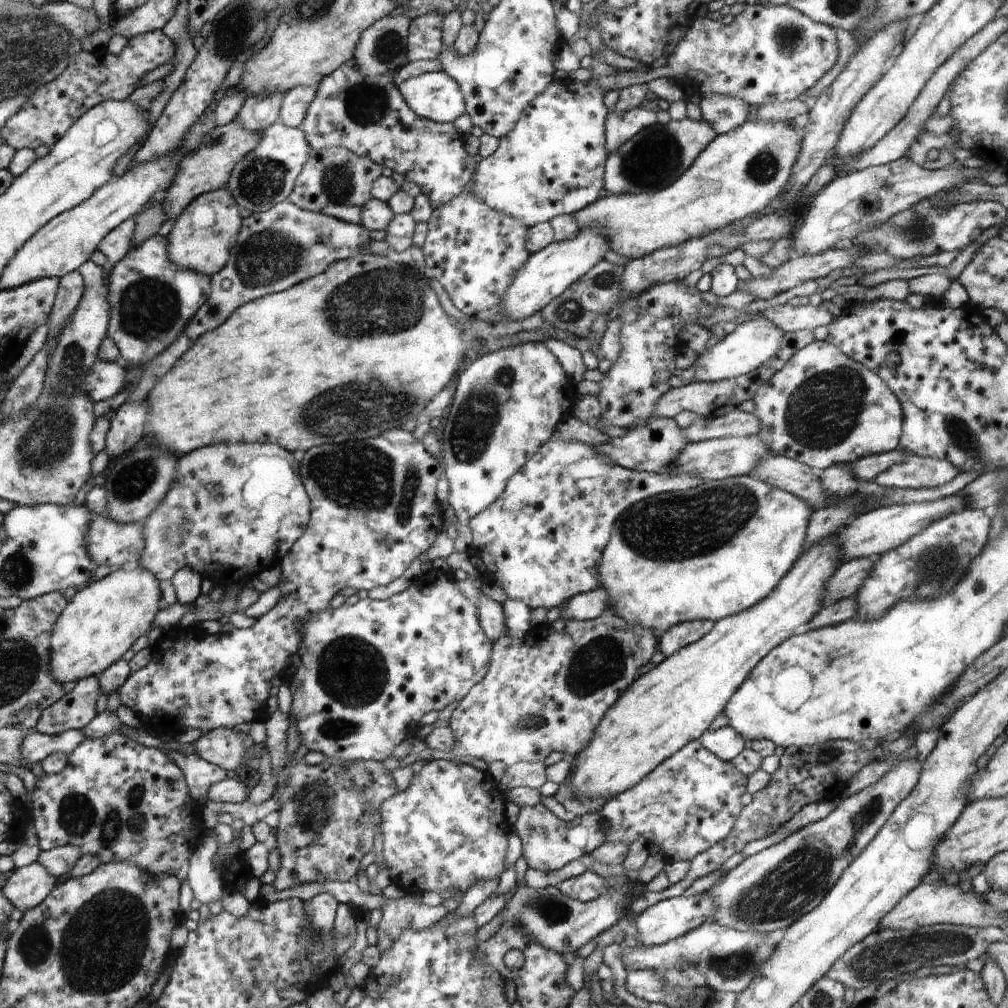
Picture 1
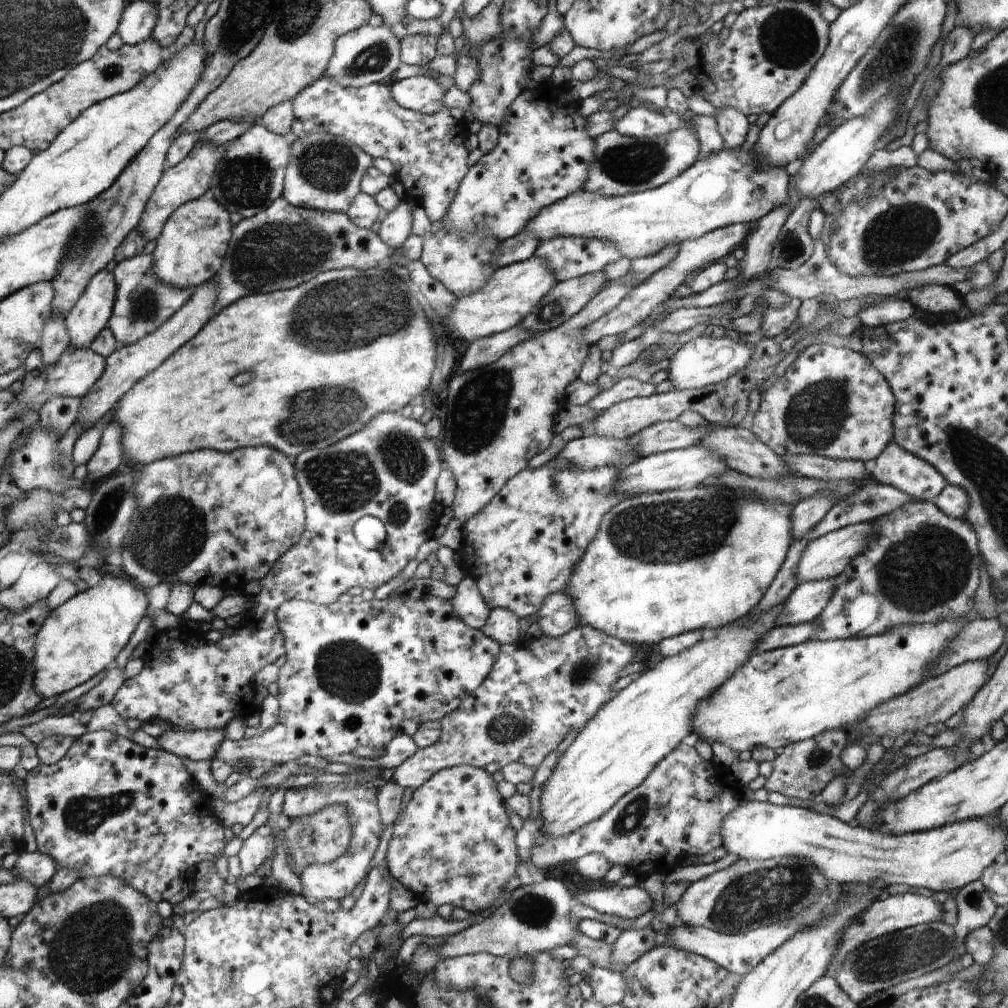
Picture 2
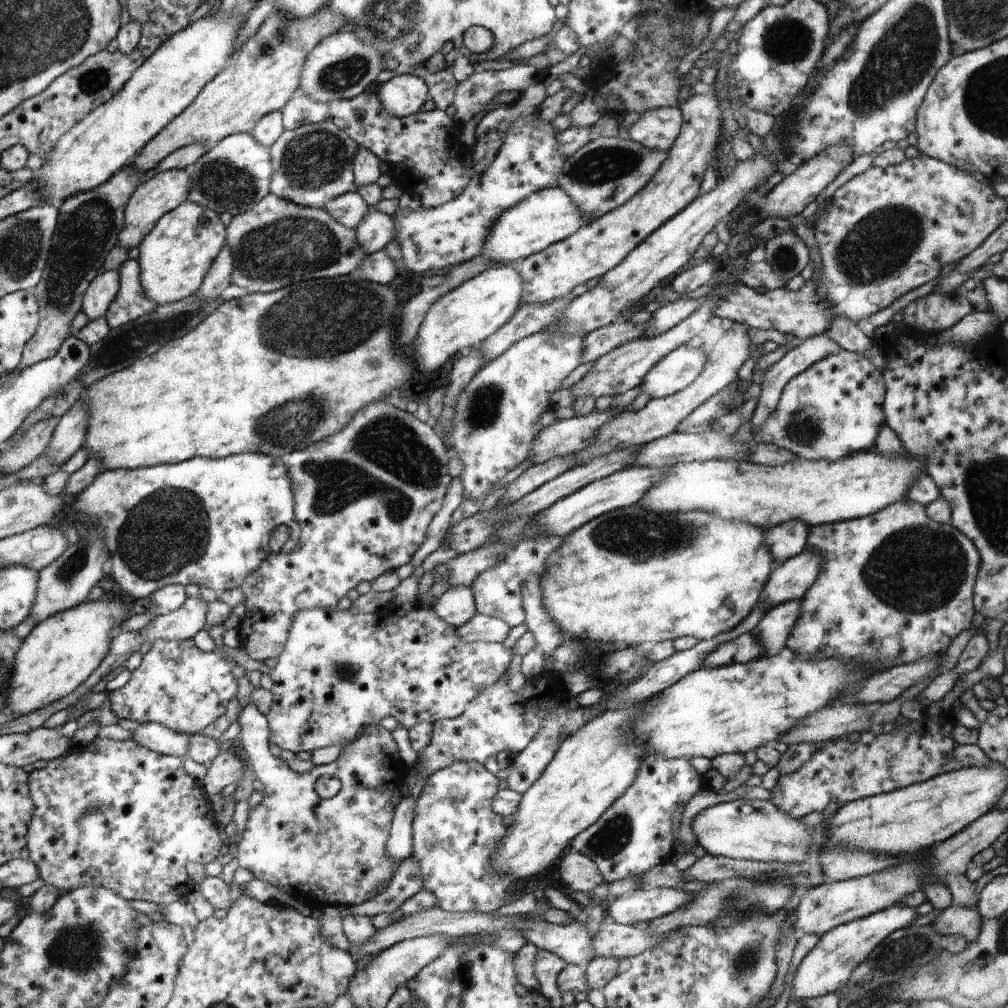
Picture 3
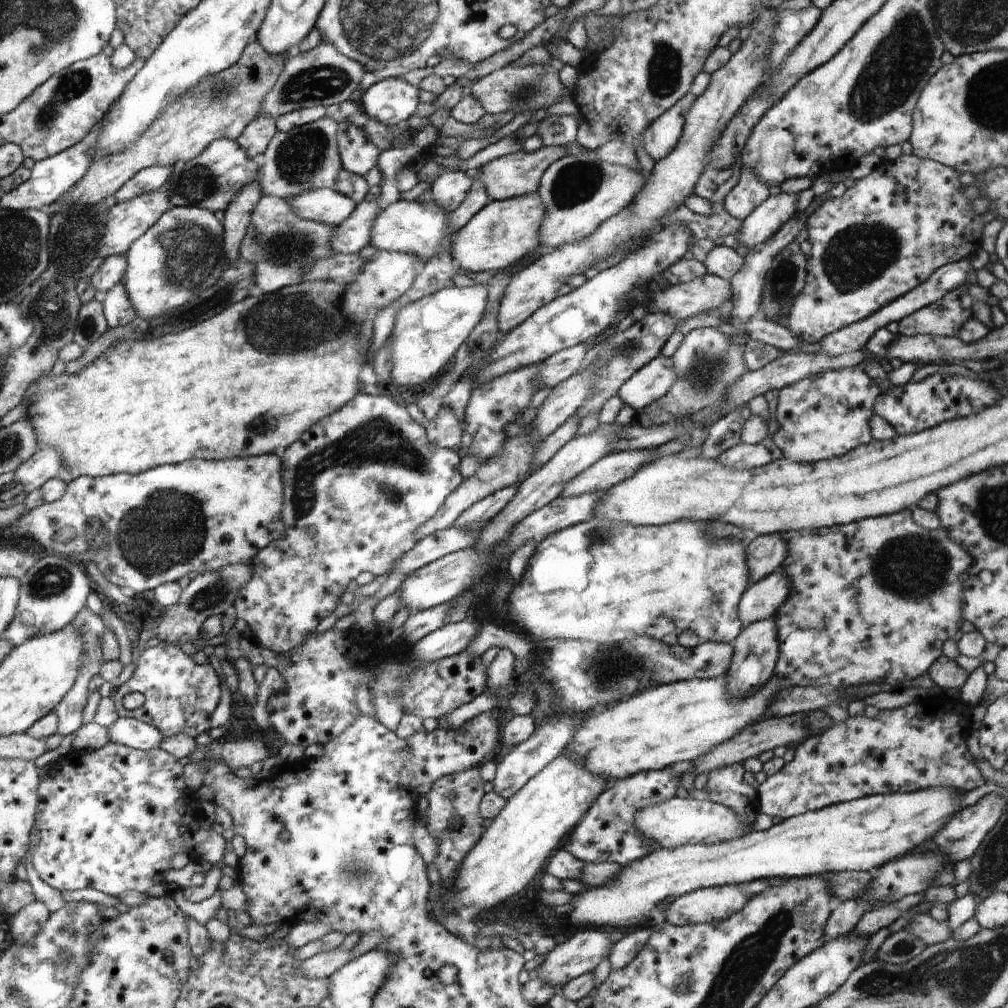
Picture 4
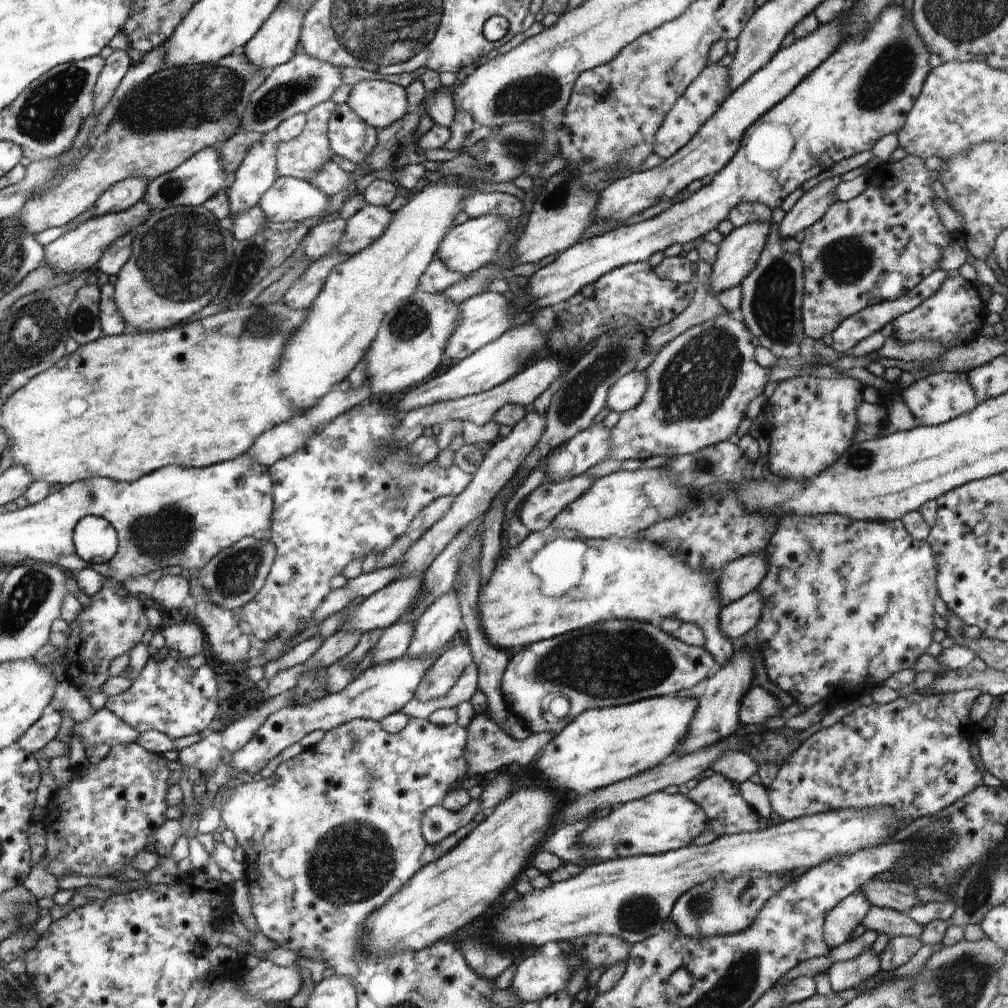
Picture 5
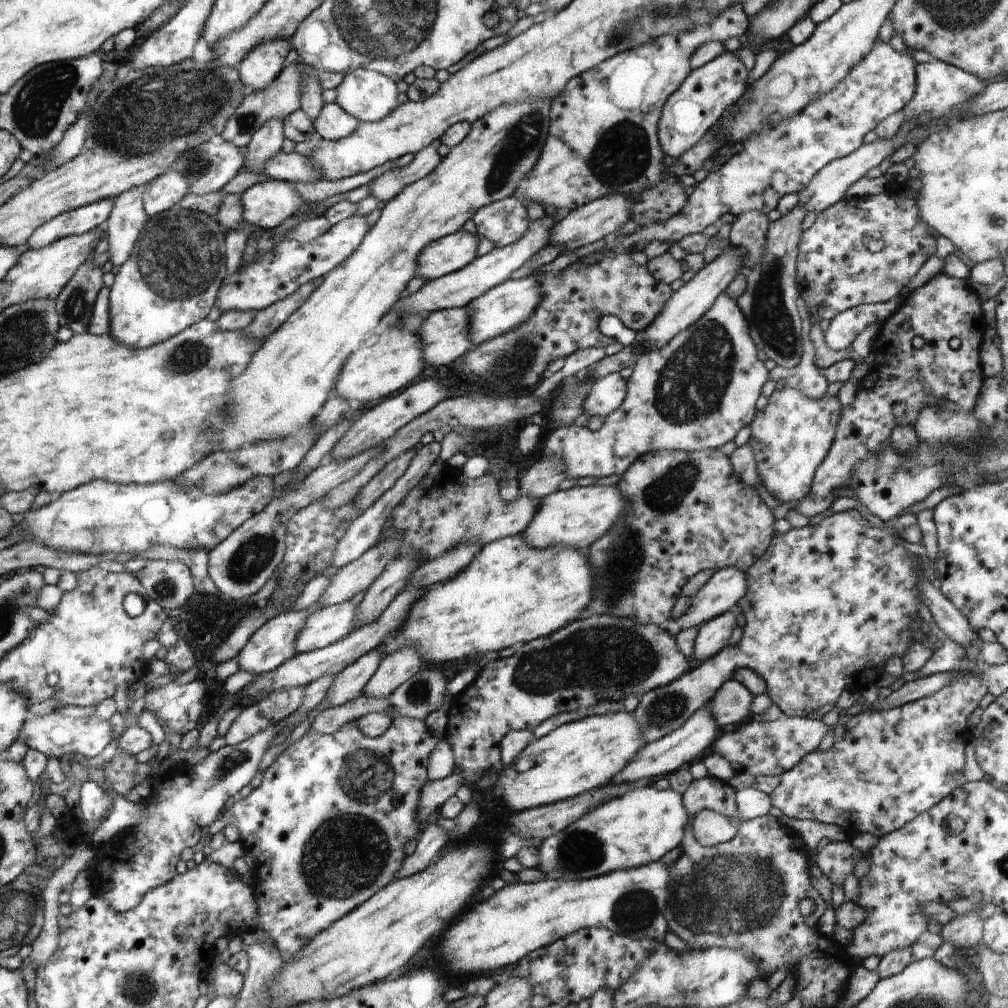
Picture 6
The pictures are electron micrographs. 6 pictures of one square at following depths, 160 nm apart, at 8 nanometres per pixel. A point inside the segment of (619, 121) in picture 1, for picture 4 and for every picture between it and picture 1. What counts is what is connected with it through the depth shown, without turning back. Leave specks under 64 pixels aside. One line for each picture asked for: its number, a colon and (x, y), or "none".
2: (639, 122)
3: (657, 129)
4: (659, 139)

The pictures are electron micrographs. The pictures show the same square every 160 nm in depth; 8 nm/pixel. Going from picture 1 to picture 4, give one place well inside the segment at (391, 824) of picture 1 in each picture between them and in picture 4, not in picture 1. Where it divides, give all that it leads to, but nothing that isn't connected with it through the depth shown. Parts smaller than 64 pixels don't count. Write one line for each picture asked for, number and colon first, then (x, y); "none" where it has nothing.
2: (453, 844)
3: (455, 831)
4: (453, 819)

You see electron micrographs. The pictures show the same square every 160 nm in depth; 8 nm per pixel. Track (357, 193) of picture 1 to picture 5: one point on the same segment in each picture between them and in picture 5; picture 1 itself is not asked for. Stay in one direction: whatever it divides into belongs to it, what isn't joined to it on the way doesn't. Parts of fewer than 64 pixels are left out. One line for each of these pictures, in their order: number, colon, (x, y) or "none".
2: (325, 172)
3: (313, 164)
4: (307, 157)
5: (301, 157)

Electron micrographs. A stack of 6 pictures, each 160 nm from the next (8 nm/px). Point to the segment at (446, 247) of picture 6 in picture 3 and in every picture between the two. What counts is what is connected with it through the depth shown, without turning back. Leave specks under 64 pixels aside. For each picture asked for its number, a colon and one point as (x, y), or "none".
3: (549, 216)
4: (501, 232)
5: (467, 247)

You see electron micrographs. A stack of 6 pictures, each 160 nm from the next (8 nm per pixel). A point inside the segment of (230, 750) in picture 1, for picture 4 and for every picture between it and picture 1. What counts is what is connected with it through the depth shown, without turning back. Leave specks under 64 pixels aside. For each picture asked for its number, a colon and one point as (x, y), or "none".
2: (202, 745)
3: (156, 737)
4: (129, 732)

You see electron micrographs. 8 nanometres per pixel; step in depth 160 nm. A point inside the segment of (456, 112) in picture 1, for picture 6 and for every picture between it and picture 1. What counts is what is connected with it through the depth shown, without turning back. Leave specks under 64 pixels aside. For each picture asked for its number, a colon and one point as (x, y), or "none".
2: (422, 93)
3: (405, 94)
4: (390, 101)
5: (379, 103)
6: (367, 95)

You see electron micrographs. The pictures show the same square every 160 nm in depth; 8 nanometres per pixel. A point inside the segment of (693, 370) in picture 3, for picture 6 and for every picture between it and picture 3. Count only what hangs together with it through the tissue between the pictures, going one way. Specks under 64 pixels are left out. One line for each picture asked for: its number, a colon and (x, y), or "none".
4: (648, 384)
5: (625, 393)
6: (607, 393)

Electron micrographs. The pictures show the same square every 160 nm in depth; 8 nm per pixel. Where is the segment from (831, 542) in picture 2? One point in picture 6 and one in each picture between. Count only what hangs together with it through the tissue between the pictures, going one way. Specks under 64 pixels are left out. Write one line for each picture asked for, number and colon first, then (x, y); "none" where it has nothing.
3: (790, 579)
4: (760, 600)
5: (735, 619)
6: (712, 637)

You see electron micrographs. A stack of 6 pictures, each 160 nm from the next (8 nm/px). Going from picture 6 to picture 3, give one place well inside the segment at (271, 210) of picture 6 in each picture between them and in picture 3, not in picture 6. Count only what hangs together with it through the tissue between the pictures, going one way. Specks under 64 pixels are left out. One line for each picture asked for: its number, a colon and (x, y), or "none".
3: (349, 209)
4: (327, 206)
5: (289, 199)

